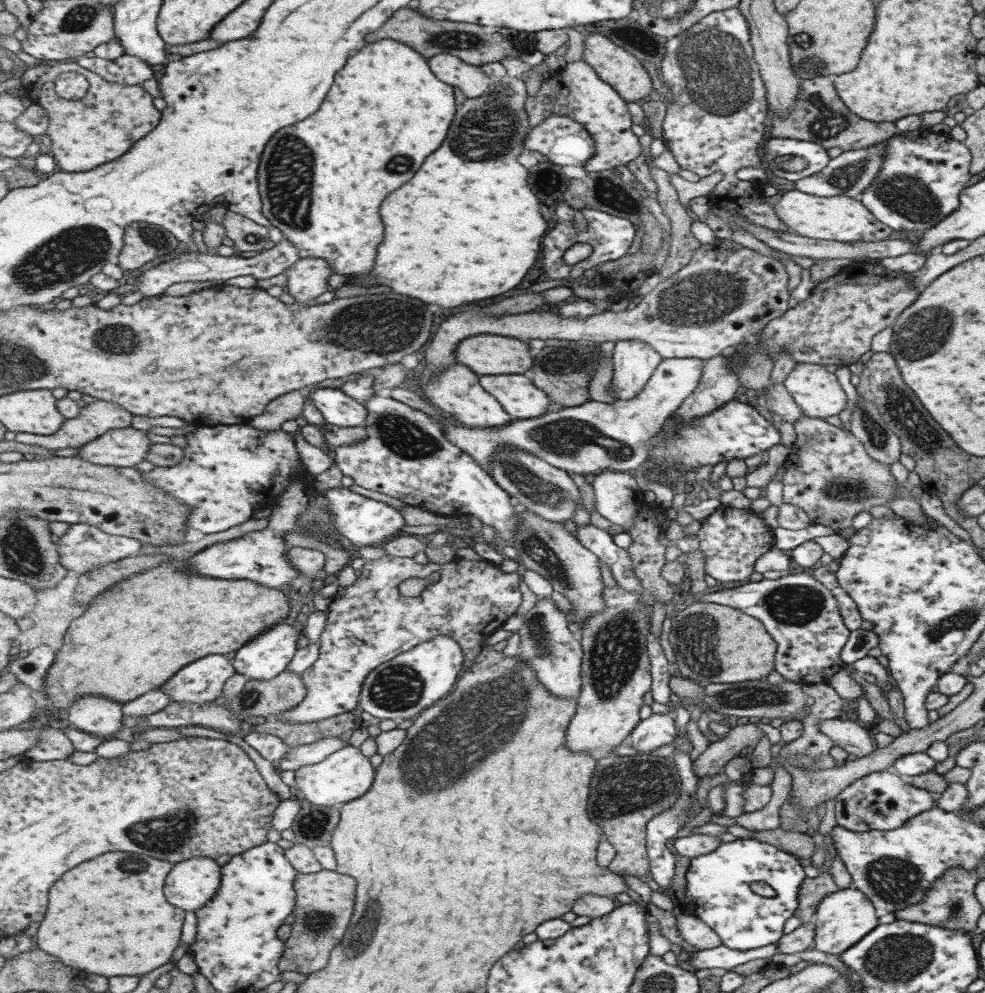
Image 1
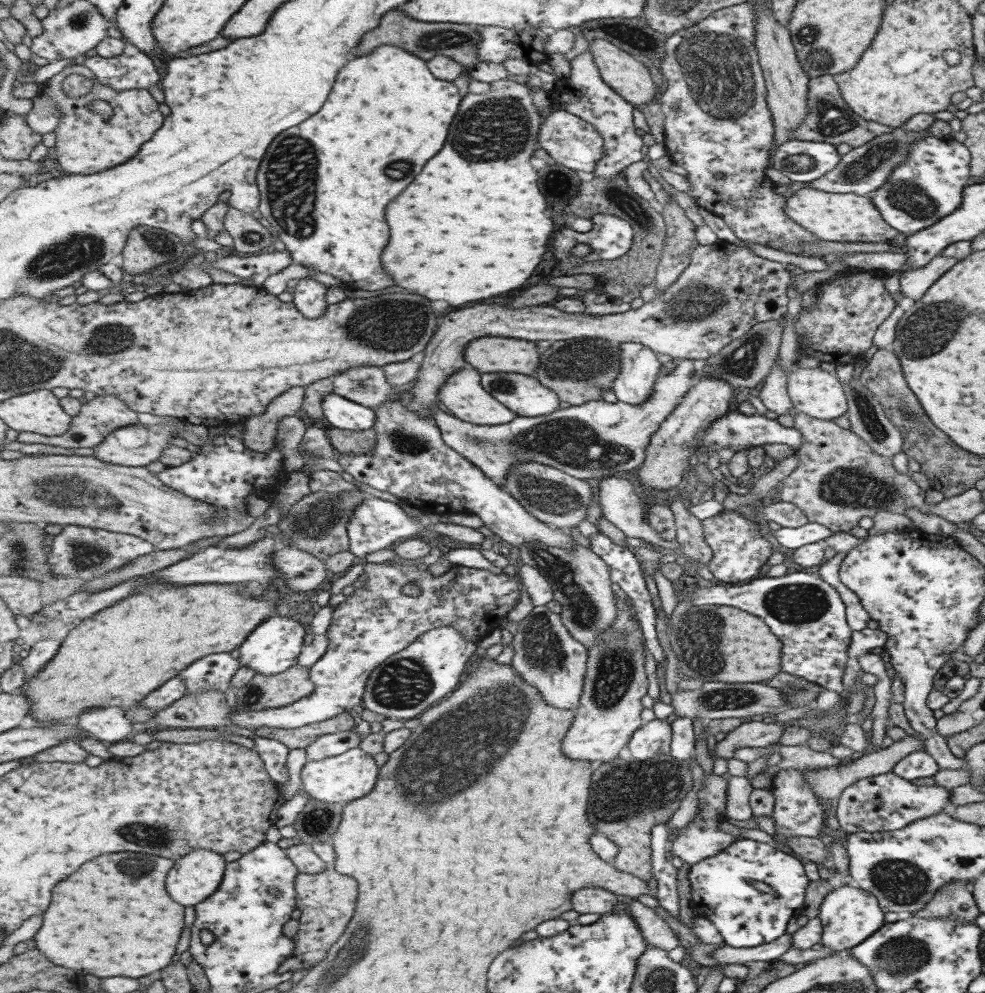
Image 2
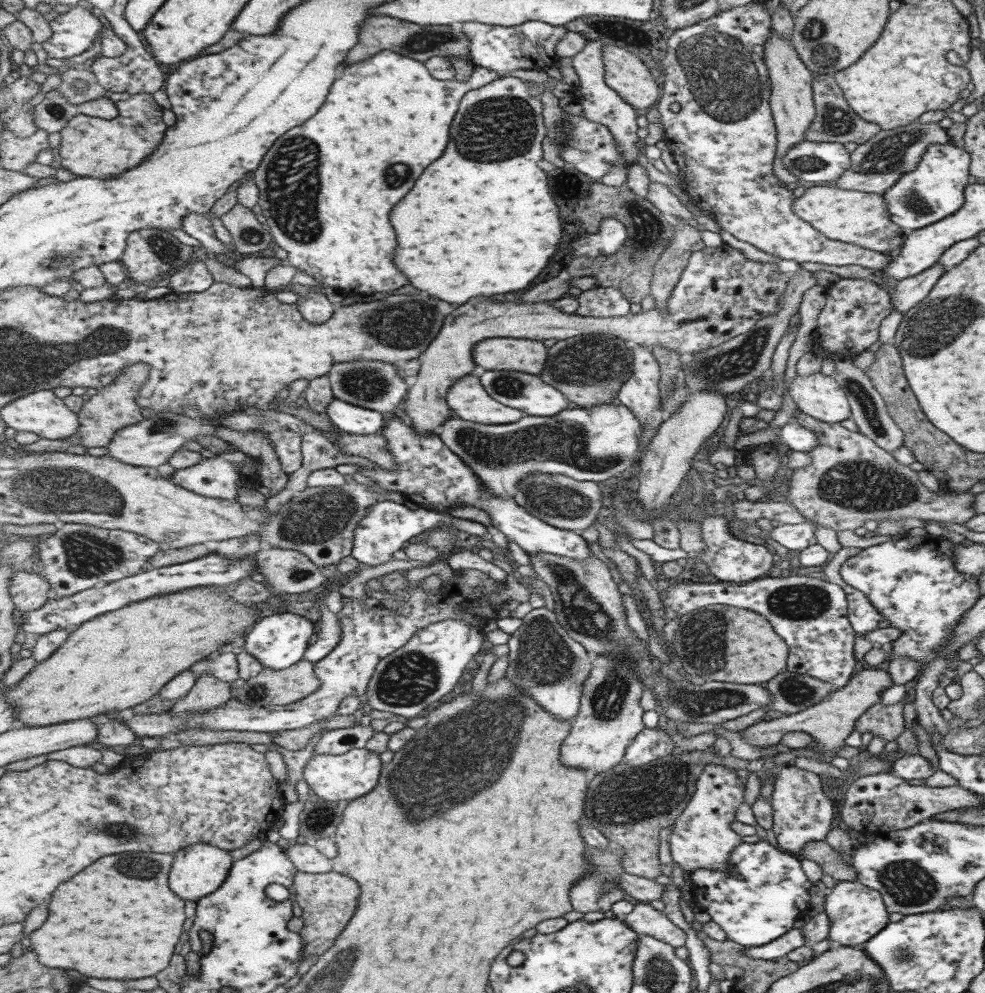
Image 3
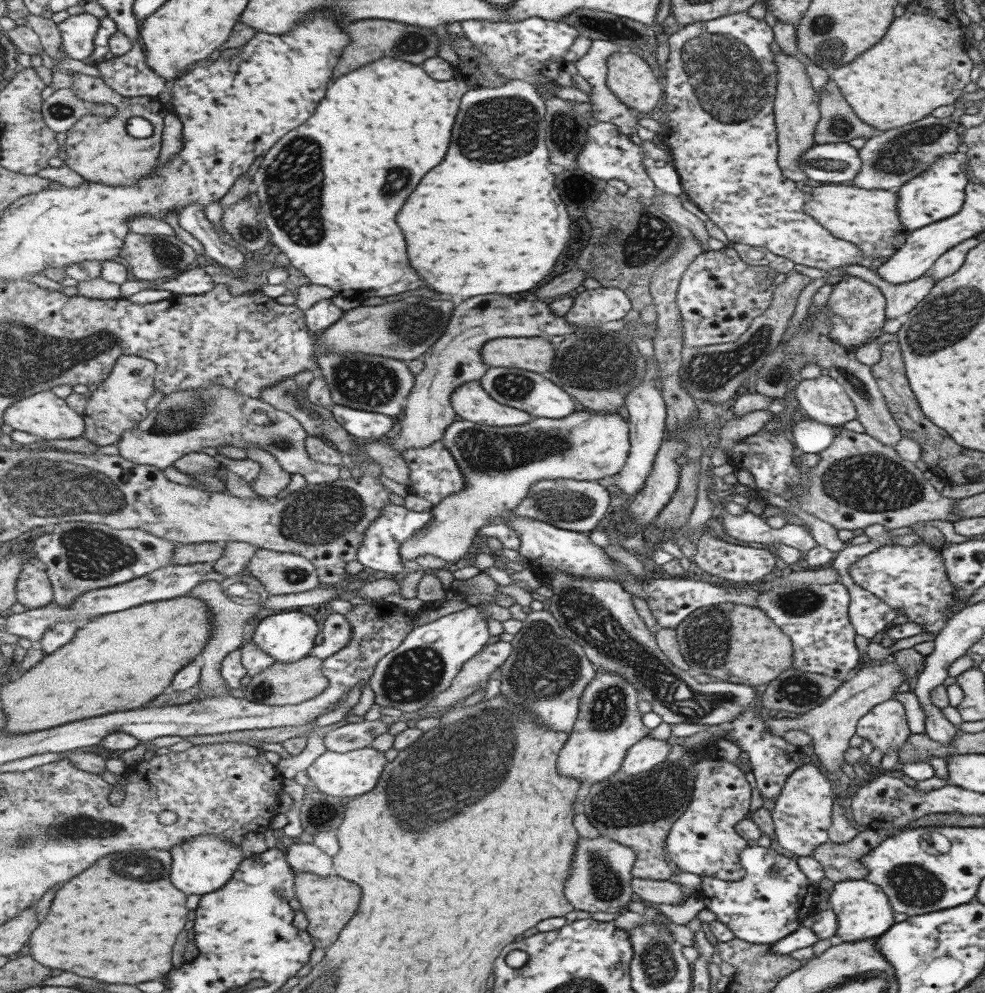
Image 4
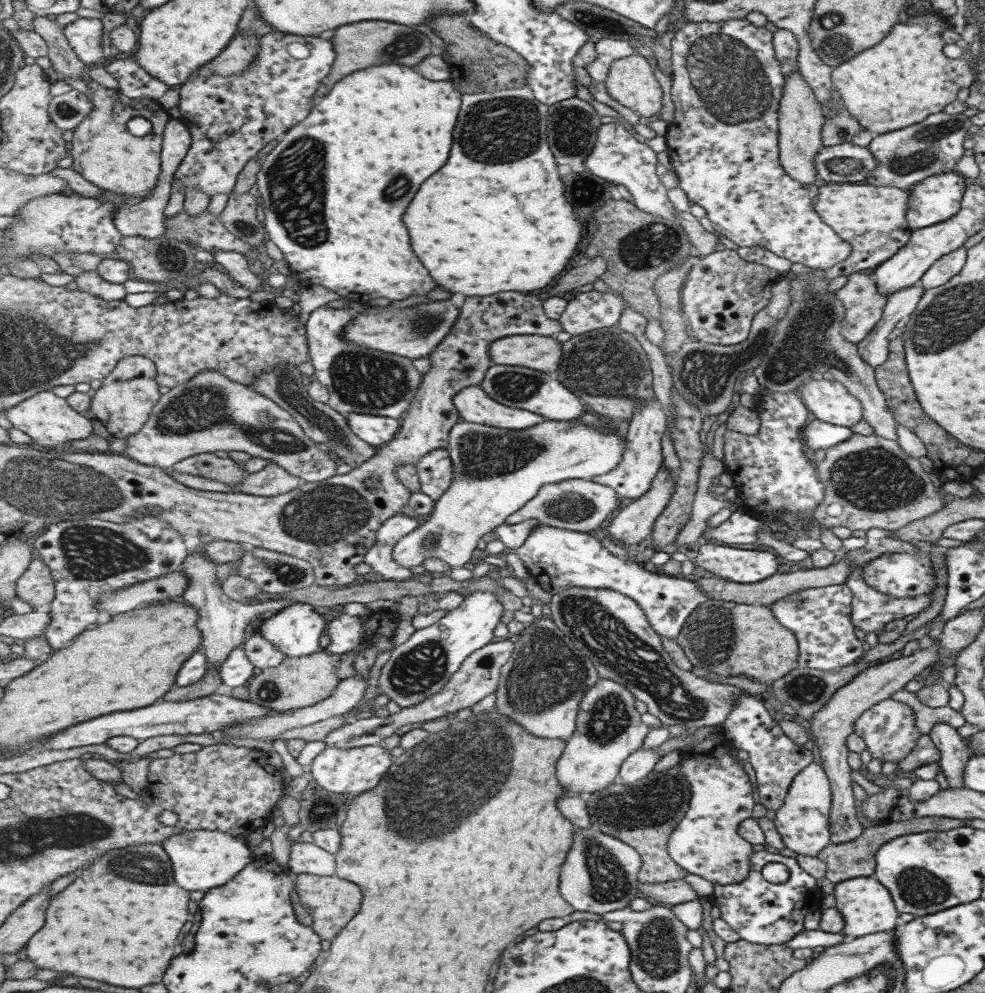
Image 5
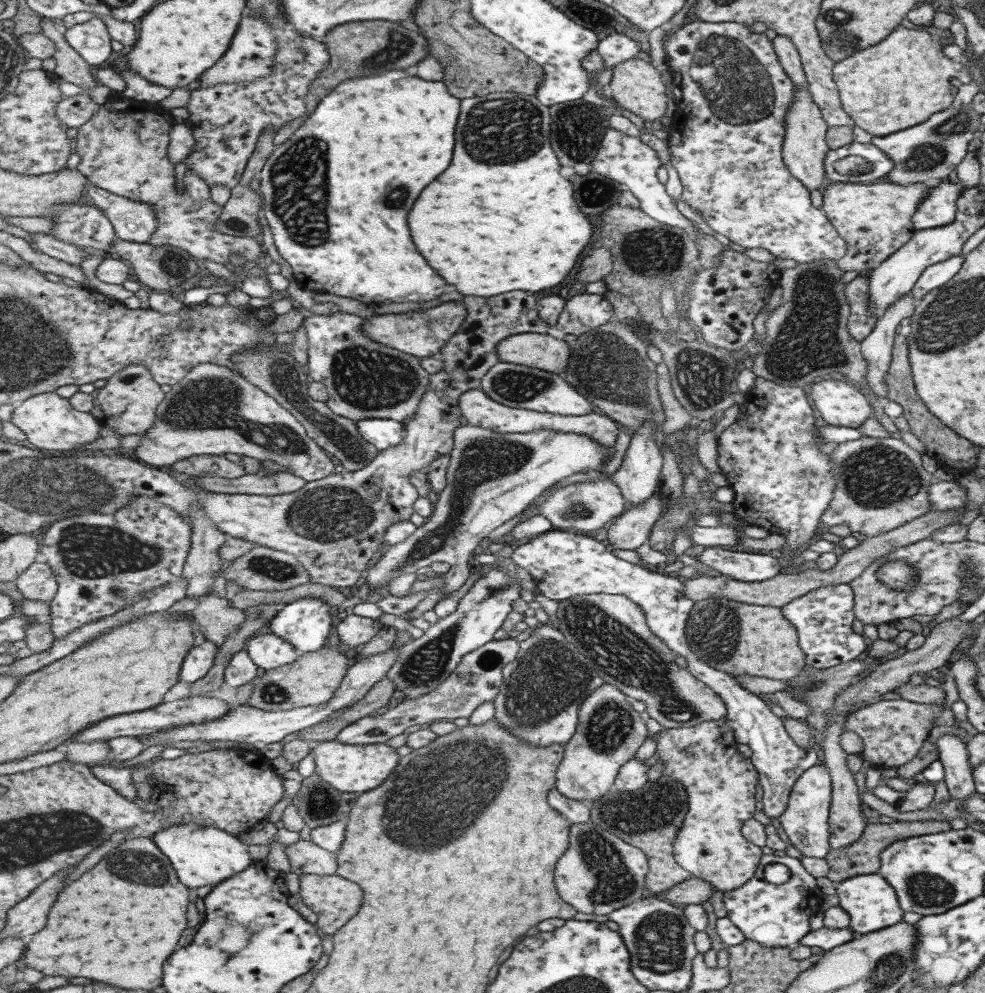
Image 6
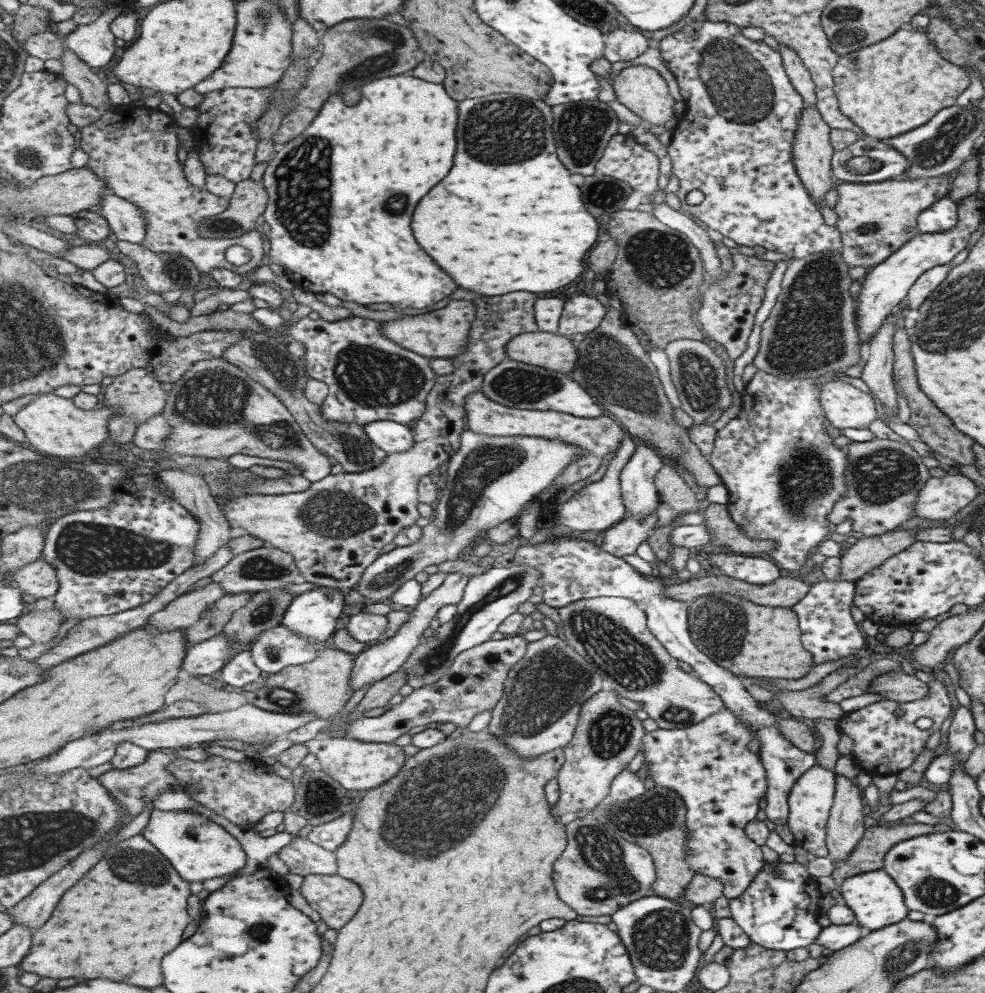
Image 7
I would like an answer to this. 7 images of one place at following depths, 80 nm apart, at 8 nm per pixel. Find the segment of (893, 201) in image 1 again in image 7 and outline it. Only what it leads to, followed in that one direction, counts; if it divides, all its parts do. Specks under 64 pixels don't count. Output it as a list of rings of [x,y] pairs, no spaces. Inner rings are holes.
[[[947,194],[916,218],[916,230],[921,234],[941,232],[949,230],[956,222],[956,204]]]

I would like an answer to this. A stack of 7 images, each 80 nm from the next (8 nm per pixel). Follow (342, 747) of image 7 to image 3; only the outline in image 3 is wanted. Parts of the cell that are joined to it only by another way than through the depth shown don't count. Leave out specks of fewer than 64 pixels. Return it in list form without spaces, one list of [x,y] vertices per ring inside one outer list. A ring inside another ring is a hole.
[[[354,748],[345,754],[321,754],[309,761],[304,780],[317,796],[331,802],[352,801],[369,794],[382,778],[383,763],[379,754],[365,748]]]

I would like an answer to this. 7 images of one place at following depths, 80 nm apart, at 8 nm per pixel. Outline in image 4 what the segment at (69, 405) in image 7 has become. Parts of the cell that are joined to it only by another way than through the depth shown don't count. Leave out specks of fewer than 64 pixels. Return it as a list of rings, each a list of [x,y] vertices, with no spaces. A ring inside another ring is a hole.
[[[52,390],[38,392],[26,399],[12,404],[5,415],[5,423],[15,431],[24,431],[34,434],[42,440],[65,440],[84,437],[87,422],[83,414],[72,410],[66,399],[57,396]]]

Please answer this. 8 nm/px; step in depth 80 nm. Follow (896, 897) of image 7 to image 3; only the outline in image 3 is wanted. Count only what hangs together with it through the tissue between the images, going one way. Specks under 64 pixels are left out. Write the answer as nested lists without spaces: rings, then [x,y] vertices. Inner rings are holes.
[[[839,881],[835,884],[825,898],[822,912],[825,912],[831,923],[827,934],[831,945],[861,946],[889,924],[890,913],[885,911],[881,894],[855,881]]]

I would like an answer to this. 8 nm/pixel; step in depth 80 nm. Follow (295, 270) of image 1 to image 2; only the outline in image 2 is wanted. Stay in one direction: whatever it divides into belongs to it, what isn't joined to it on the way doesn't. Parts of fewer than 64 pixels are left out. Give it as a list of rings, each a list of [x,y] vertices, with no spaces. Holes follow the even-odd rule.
[[[305,277],[297,280],[292,294],[293,302],[307,317],[320,317],[328,309],[329,304],[325,302],[327,288],[315,278]]]

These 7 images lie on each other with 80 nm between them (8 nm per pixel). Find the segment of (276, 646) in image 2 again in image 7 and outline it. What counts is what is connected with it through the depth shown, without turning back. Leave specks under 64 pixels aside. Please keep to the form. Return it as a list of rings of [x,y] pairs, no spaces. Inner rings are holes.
[[[316,588],[295,597],[280,624],[310,642],[325,644],[331,636],[338,636],[337,622],[343,616],[341,610],[353,595],[341,588]]]

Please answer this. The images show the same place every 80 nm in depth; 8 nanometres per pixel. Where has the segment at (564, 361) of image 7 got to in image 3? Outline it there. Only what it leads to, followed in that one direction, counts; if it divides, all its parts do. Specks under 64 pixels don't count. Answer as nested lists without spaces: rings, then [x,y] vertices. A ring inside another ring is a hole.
[[[485,339],[474,348],[474,361],[481,371],[514,370],[540,375],[549,356],[550,349],[543,340]]]

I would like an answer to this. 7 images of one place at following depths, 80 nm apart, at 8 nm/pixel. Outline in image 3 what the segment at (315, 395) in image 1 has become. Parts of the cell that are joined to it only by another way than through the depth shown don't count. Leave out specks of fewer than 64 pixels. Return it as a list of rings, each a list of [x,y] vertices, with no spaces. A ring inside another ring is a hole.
[[[335,397],[329,405],[328,414],[335,427],[341,431],[361,436],[371,436],[385,430],[387,416],[381,412]]]

